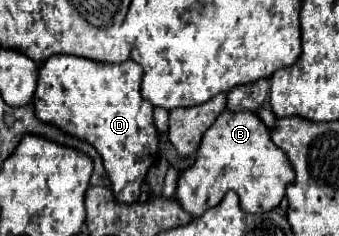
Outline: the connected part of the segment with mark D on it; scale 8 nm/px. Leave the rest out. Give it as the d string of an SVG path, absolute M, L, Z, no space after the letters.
M51 56L39 68L37 90L33 96L35 116L41 122L57 126L61 132L89 142L99 152L99 156L103 158L107 178L111 180L111 190L115 200L127 204L137 202L145 174L157 158L157 144L159 144L157 128L153 126L153 106L147 104L139 94L141 78L143 78L141 66L133 60L127 60L123 64L99 64L77 56Z

